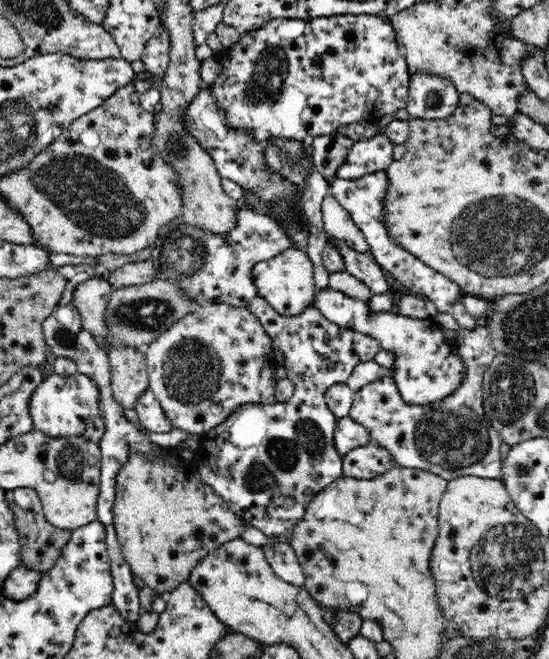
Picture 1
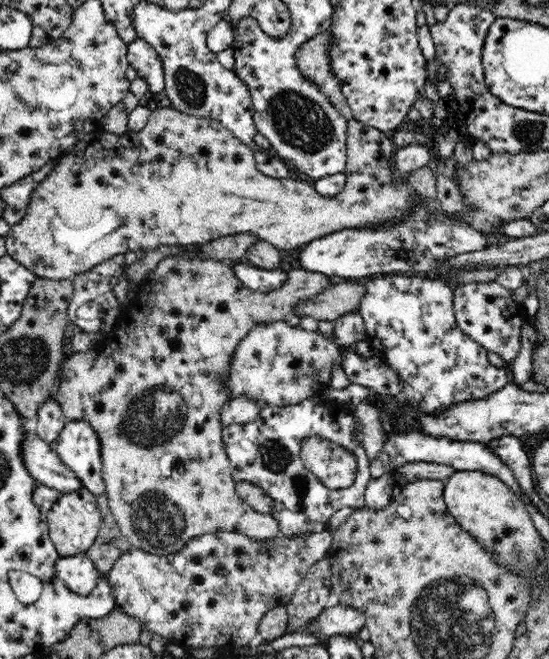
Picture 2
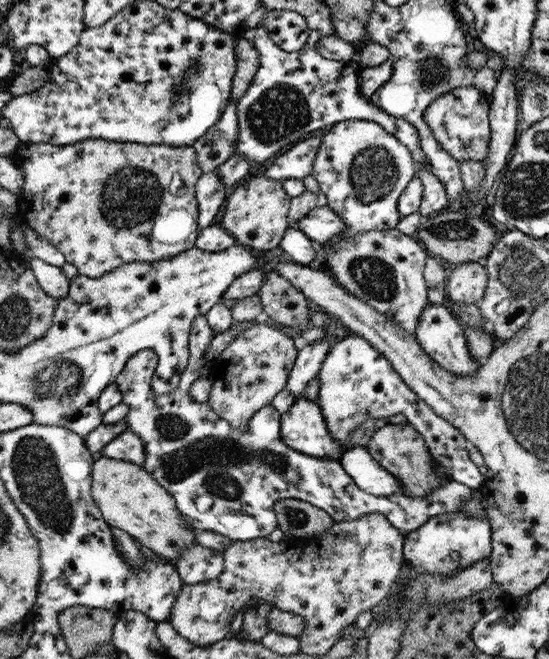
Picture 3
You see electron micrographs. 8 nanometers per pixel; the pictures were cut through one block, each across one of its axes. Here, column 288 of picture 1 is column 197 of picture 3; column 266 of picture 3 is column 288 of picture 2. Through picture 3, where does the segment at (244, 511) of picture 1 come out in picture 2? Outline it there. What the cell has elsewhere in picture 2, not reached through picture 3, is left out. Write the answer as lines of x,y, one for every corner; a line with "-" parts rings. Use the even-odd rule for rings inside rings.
313,398
298,404
279,407
266,405
258,420
246,424
229,424
223,428
222,441
231,463
234,482
242,480
262,488
273,500
272,516
279,522
279,532
286,536
303,532
327,530
328,520
342,508
360,509
366,506
366,484
371,480
370,460
364,446
354,437
356,417
336,403
318,404
-
312,436
340,445
356,458
358,472
352,486
338,490
323,486
310,475
301,461
301,442

